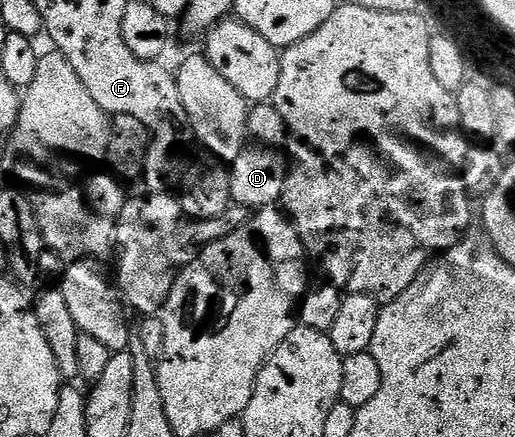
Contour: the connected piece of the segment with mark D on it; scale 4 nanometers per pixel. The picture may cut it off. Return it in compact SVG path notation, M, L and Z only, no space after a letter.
M256 104L248 112L248 137L258 145L253 148L246 148L238 156L236 162L231 163L230 177L232 180L232 201L235 205L246 206L249 208L272 208L277 205L284 197L284 179L286 177L286 158L283 153L279 154L276 150L271 150L268 146L283 147L286 142L286 131L282 116L278 116L275 106L271 104Z

